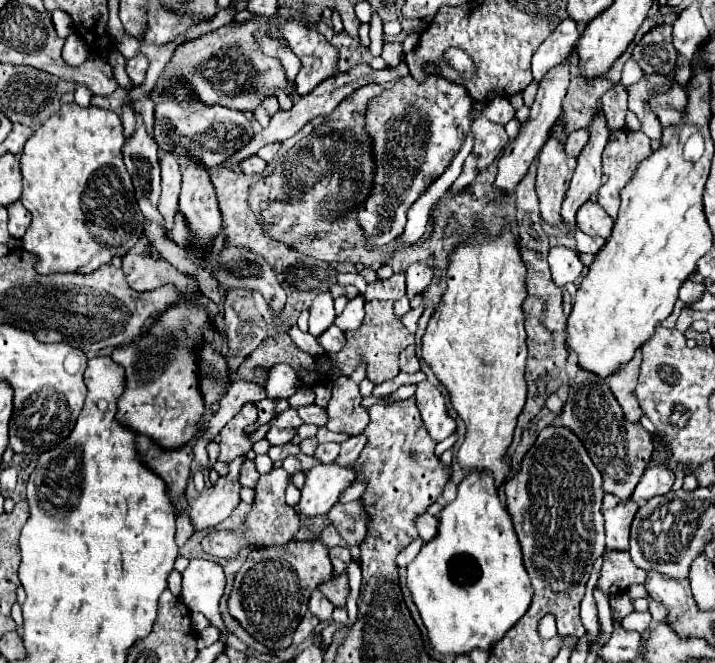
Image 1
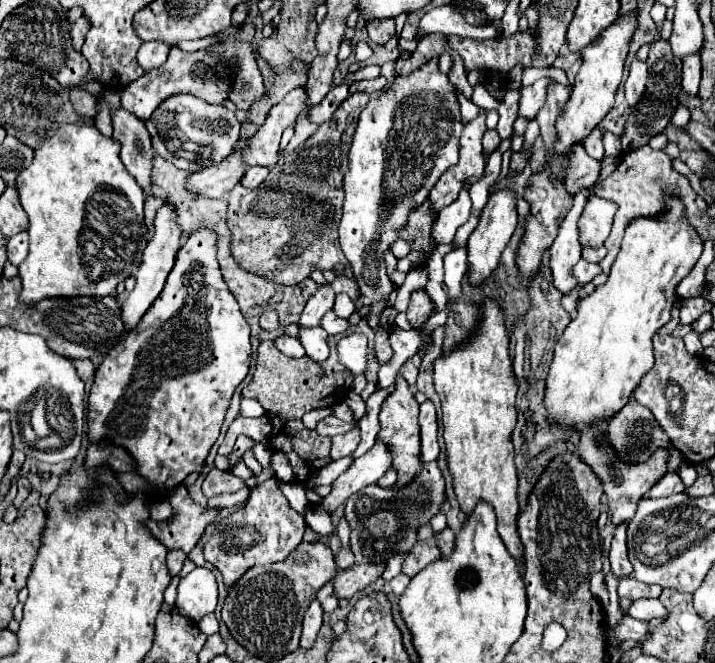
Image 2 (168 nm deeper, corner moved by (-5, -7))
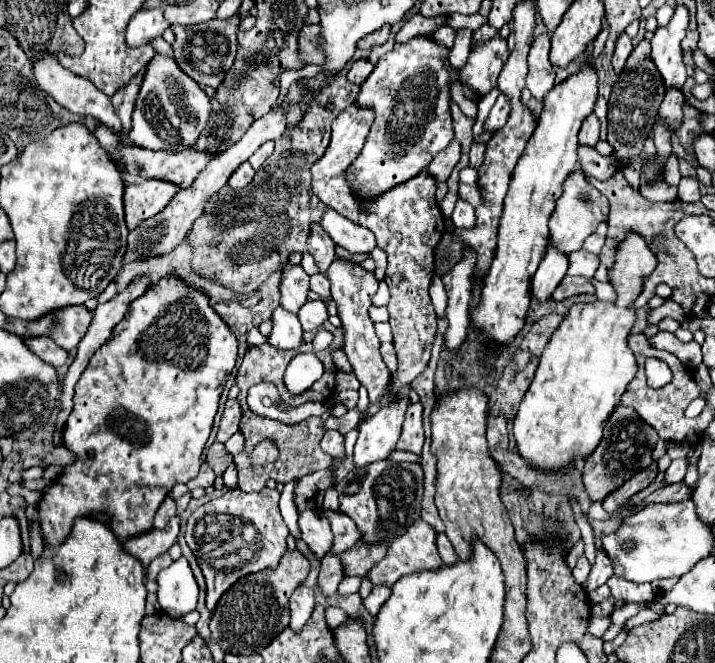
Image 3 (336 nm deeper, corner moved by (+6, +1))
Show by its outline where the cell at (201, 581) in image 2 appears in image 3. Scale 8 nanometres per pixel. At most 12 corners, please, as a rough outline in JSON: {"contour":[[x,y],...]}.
{"contour":[[180,556],[158,574],[158,602],[170,618],[196,608],[198,584]]}

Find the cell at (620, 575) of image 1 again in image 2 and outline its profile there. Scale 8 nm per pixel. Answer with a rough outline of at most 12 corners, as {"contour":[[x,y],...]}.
{"contour":[[633,576],[619,578],[619,598],[657,598],[661,588]]}

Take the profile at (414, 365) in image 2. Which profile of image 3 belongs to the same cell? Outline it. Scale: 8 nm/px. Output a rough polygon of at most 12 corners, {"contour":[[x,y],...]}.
{"contour":[[382,344],[380,354],[394,374],[398,366],[394,346]]}

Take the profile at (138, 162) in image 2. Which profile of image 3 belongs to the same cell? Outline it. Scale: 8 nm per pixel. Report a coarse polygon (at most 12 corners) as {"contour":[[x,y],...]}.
{"contour":[[56,56],[32,60],[38,86],[74,114],[92,114],[112,130],[120,120],[90,80]]}

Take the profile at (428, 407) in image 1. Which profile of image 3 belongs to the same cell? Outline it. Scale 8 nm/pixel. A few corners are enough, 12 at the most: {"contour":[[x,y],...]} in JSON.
{"contour":[[410,404],[398,450],[422,452],[422,404]]}

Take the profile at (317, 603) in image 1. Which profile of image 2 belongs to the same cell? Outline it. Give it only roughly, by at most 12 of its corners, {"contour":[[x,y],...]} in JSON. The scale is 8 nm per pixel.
{"contour":[[333,582],[317,592],[323,612],[331,614],[339,604],[333,594]]}

